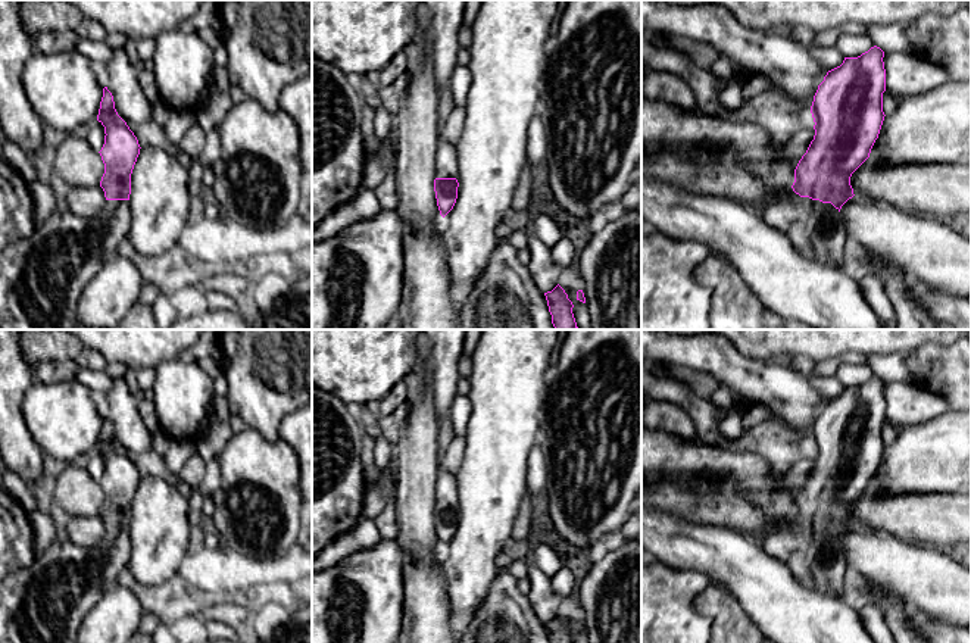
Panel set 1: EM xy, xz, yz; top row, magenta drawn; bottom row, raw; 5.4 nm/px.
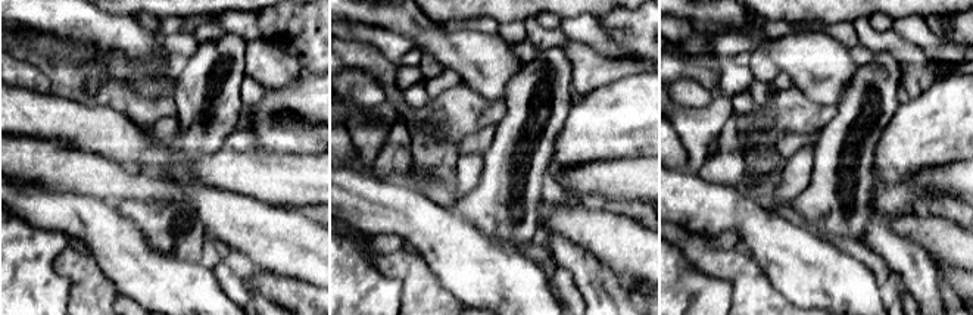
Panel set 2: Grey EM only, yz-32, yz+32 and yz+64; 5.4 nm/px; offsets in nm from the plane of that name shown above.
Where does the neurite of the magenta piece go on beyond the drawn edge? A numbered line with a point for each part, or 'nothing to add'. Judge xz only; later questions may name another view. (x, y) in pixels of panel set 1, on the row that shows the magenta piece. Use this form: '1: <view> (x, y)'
1: xz (446, 164)

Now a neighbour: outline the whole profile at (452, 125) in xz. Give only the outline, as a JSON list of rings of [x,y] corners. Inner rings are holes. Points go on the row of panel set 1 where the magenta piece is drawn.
[[[447,106],[440,127],[440,138],[456,146],[463,131],[465,116],[465,107]]]

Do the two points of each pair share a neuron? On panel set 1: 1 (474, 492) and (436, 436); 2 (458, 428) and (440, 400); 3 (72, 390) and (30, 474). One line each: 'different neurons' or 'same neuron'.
1: different neurons
2: different neurons
3: different neurons

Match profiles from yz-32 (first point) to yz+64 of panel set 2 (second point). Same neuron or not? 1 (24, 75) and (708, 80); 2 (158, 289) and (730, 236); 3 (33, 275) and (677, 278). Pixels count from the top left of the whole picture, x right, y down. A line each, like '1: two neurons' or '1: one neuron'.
1: two neurons
2: two neurons
3: one neuron

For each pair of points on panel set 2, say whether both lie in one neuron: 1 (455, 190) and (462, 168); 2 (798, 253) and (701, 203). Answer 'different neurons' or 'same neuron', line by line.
1: same neuron
2: same neuron

